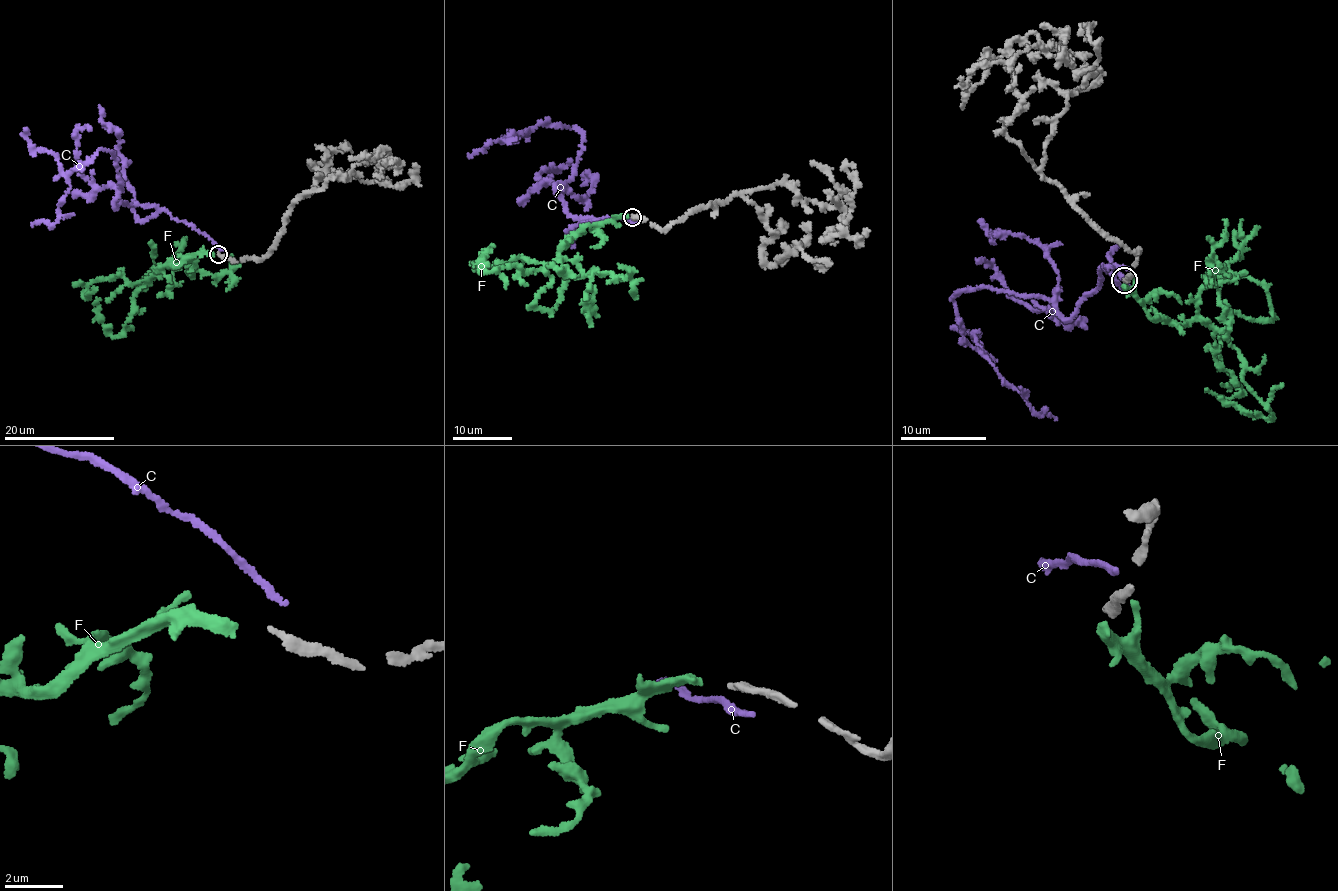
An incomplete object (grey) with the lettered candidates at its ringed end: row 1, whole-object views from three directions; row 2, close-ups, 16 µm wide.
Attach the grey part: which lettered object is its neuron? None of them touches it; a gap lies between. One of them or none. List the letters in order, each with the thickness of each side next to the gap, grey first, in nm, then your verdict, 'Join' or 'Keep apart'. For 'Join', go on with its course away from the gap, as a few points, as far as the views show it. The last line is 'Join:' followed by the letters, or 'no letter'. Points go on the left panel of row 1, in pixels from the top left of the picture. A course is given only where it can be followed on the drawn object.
C: Thickness 220 nm (grey) against 180 nm. Keep apart
F: Thickness 220 nm (grey) against 320 nm. Keep apart
Join: no letter

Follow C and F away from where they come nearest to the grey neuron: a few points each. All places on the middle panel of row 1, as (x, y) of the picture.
C: (637, 221), (579, 219), (567, 211), (555, 186), (570, 179), (582, 149), (575, 129), (534, 127), (469, 156)
F: (626, 216), (581, 226), (556, 258), (526, 273), (511, 264), (494, 271), (481, 270), (488, 248)

